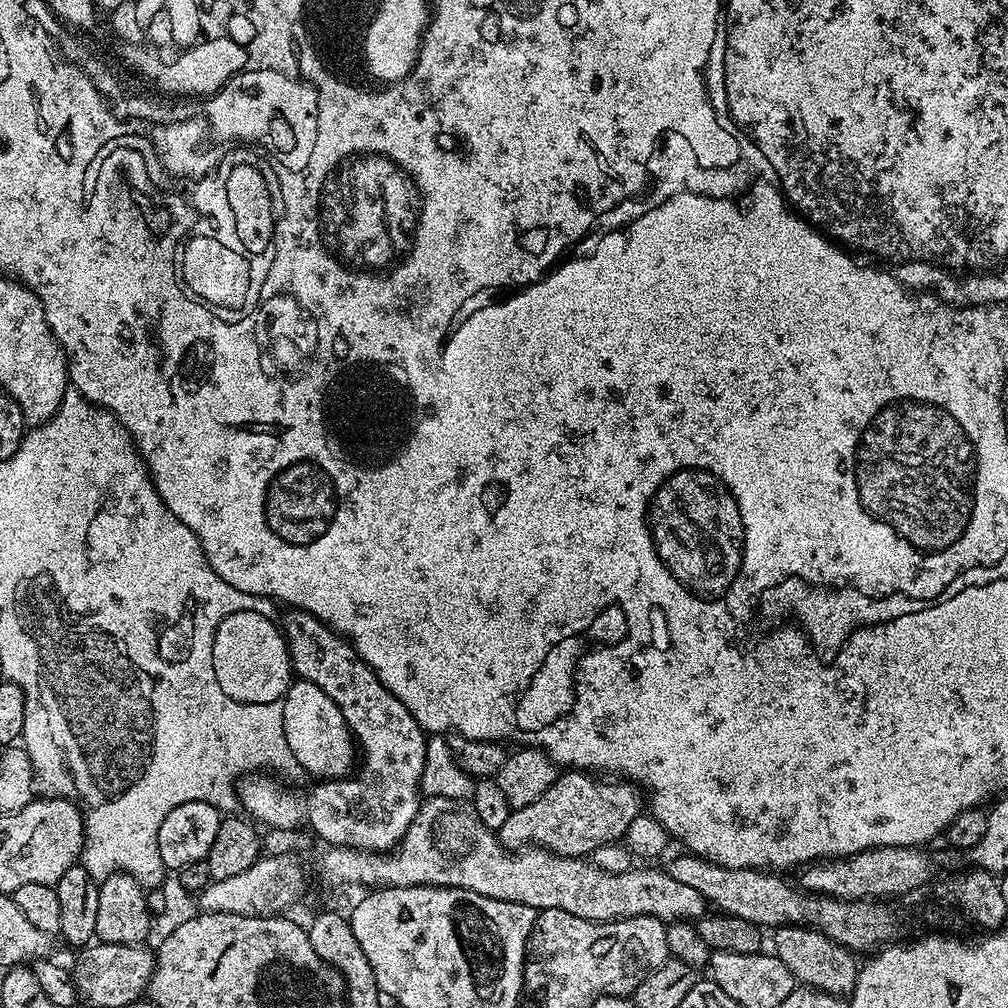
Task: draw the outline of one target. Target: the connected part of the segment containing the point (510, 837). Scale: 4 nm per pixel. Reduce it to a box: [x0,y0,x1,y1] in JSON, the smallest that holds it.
[498,770,641,857]

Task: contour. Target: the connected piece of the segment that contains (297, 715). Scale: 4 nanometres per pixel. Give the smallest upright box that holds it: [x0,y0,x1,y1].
[282,679,358,780]

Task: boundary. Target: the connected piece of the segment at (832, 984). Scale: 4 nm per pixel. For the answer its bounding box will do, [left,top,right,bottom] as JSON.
[772,925,860,996]

